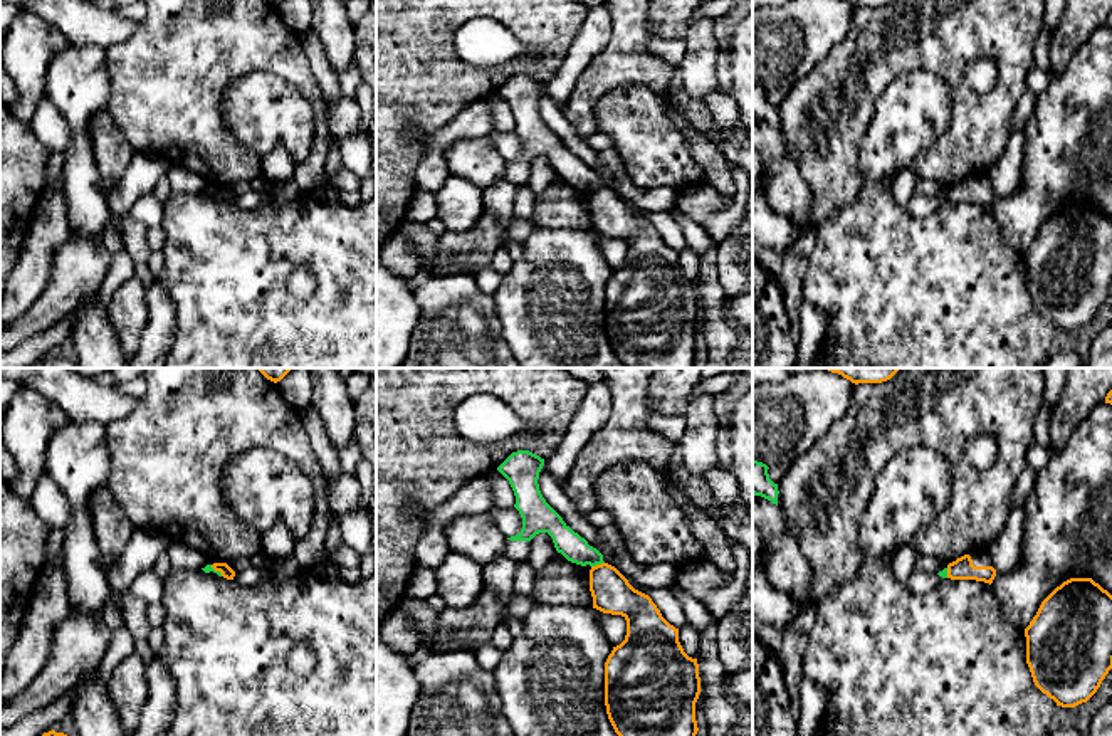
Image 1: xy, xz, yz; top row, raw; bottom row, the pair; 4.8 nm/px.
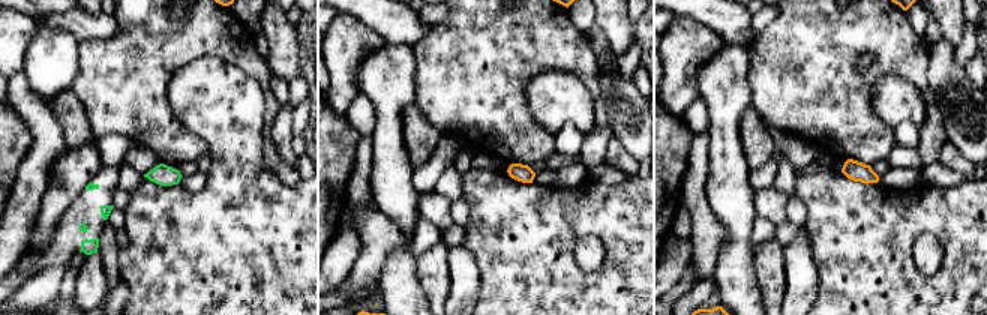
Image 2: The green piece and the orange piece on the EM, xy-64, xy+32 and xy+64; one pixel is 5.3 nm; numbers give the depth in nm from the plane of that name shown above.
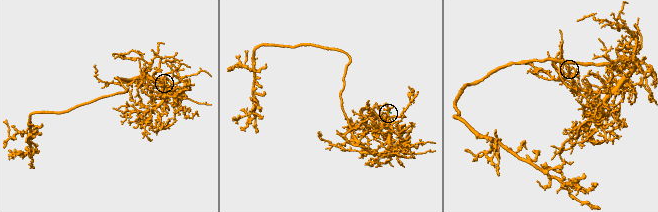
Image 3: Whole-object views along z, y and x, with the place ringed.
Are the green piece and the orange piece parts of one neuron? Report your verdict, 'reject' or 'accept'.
reject

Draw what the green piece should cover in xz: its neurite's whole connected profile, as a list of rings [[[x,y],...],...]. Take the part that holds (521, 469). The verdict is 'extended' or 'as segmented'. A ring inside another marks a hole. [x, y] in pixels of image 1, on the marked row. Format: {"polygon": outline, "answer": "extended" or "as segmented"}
{"polygon": [[[517,450],[497,467],[509,481],[516,496],[514,507],[522,518],[522,529],[519,534],[507,538],[504,556],[512,561],[526,561],[531,553],[531,539],[539,533],[548,533],[556,551],[568,561],[581,566],[605,563],[603,555],[574,533],[543,497],[538,484],[543,465],[544,459],[539,455]]], "answer": "extended"}

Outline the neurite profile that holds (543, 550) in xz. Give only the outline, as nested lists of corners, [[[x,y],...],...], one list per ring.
[[[539,533],[531,539],[529,565],[539,571],[543,570],[554,556],[556,548],[553,538],[548,533]]]

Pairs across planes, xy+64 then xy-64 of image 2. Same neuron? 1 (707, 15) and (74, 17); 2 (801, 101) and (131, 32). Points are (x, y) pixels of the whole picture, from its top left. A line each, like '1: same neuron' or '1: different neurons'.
1: same neuron
2: same neuron

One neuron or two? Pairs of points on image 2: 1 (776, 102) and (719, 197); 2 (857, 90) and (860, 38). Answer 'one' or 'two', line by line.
1: two
2: one

